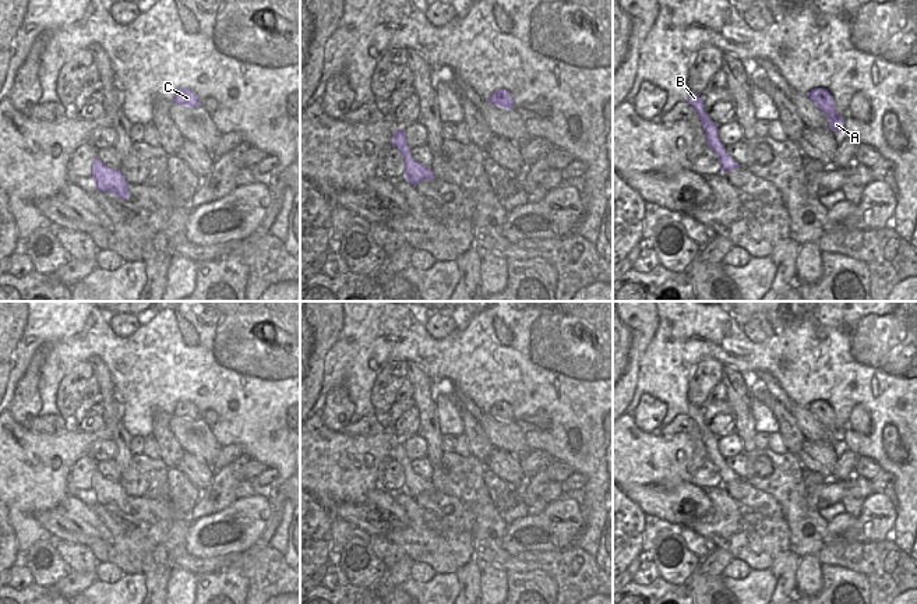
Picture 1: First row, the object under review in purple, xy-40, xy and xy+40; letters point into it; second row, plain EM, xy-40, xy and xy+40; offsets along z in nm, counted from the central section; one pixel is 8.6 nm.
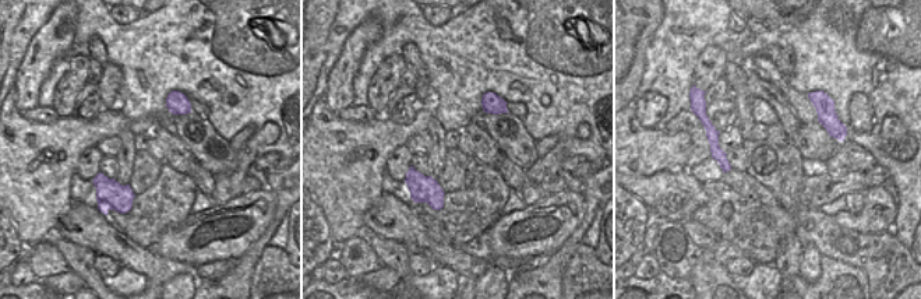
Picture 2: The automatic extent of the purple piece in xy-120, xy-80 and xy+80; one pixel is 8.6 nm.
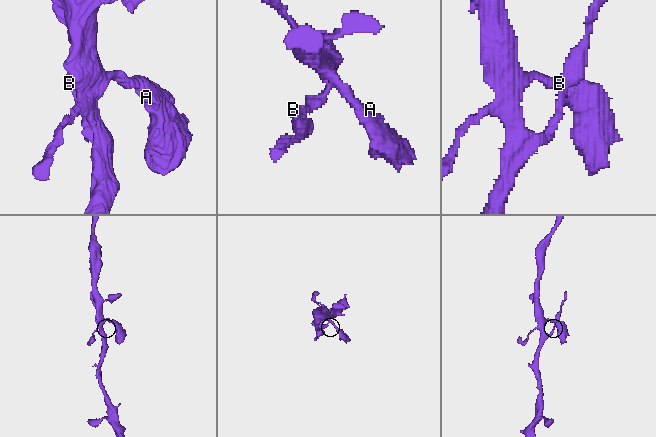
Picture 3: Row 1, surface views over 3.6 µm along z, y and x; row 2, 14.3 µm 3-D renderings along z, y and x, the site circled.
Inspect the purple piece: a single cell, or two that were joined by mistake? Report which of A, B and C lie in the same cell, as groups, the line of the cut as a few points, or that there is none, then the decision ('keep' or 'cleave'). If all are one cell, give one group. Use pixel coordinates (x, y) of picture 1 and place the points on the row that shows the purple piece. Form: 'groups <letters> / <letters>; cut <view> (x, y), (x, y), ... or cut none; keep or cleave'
groups A C / B; cut xy+40 (725, 151), (719, 159); cleave

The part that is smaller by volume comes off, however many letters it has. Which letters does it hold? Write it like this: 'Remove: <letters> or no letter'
Remove: B

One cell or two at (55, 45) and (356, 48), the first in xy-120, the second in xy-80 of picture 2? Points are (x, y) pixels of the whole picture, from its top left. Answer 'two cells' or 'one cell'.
one cell

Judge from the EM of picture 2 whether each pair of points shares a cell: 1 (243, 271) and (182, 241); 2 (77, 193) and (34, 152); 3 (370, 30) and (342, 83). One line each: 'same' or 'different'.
1: different
2: different
3: same

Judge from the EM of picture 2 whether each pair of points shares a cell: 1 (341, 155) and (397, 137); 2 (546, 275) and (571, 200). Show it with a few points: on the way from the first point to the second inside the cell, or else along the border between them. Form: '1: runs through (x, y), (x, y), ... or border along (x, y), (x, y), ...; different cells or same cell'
1: runs through (355, 147), (370, 146), (383, 137); same cell
2: border along (577, 228), (558, 249), (547, 256); different cells

